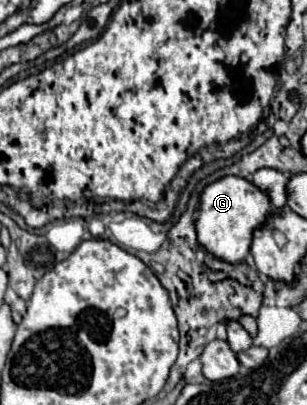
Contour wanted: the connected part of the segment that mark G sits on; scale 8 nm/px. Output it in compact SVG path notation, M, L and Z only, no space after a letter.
M223 176L201 192L201 206L199 206L199 216L195 220L195 230L197 230L197 240L207 252L213 256L225 260L225 262L243 262L245 256L249 254L253 230L265 222L265 218L273 212L273 206L269 198L249 180L239 178L239 176Z

